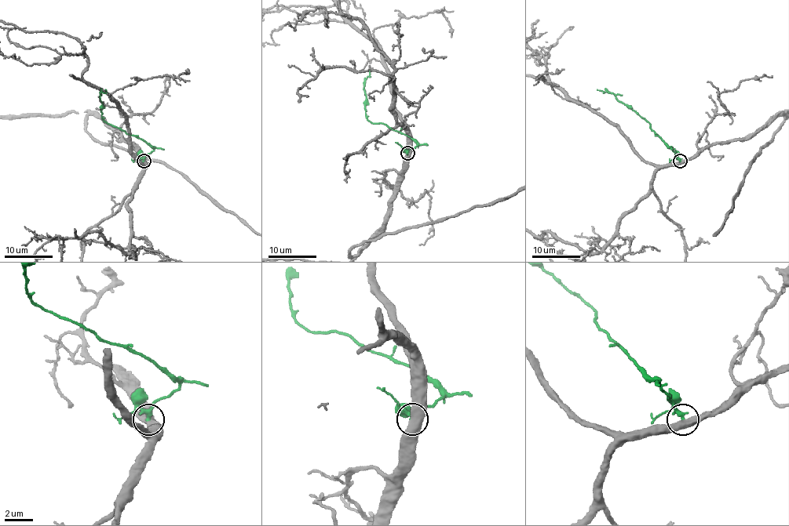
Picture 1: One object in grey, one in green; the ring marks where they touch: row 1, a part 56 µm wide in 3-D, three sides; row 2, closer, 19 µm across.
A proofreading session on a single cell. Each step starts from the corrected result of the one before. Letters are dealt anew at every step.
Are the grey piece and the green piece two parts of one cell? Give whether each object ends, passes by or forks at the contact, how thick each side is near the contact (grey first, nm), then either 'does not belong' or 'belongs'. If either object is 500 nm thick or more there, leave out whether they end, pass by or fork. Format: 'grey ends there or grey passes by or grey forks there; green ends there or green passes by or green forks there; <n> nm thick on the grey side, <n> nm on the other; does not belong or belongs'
550 nm thick on the grey side, 240 nm on the other; does not belong

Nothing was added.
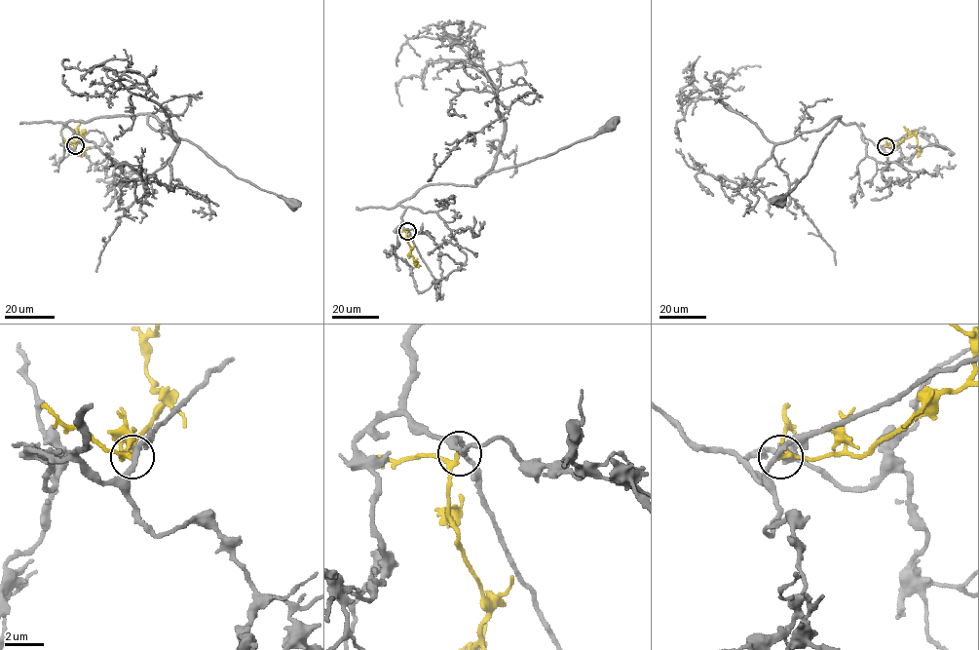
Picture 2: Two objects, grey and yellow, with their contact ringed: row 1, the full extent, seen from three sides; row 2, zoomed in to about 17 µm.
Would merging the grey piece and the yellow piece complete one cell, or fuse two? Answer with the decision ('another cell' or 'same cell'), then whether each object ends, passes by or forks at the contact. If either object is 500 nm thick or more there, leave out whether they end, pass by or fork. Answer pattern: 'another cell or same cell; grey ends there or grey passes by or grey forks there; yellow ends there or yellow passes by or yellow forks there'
another cell; grey passes by; yellow passes by

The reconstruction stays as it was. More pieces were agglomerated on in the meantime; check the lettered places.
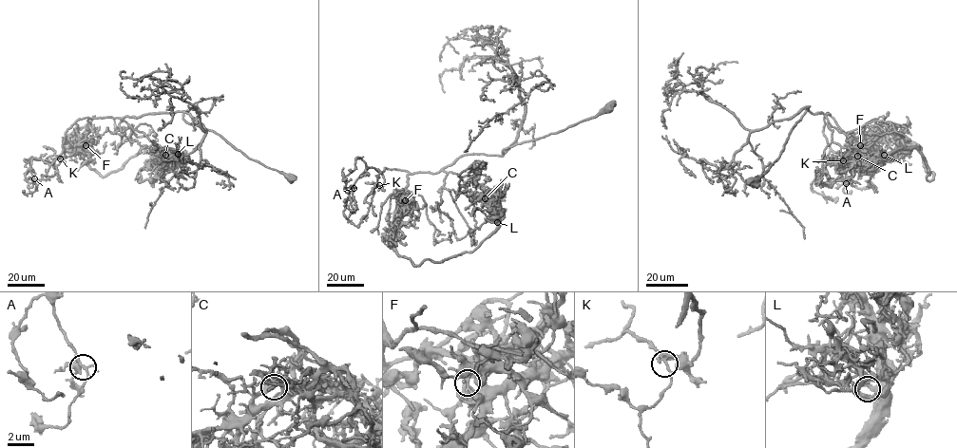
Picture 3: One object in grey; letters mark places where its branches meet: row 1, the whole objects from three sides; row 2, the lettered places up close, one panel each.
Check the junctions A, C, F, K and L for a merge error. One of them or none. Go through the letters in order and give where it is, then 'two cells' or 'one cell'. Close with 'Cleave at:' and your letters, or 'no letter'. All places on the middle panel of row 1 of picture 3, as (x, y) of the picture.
A: at (354, 188); one cell
C: at (485, 198); one cell
F: at (405, 200); two cells
K: at (379, 185); one cell
L: at (497, 222); one cell
Cleave at: F

